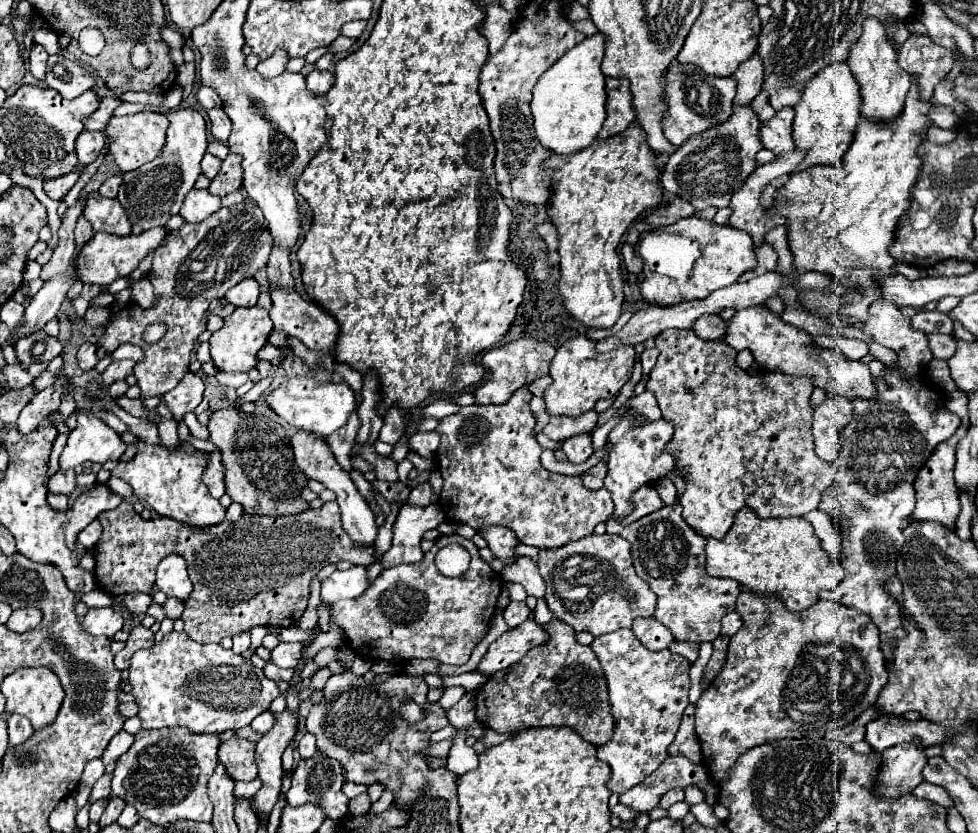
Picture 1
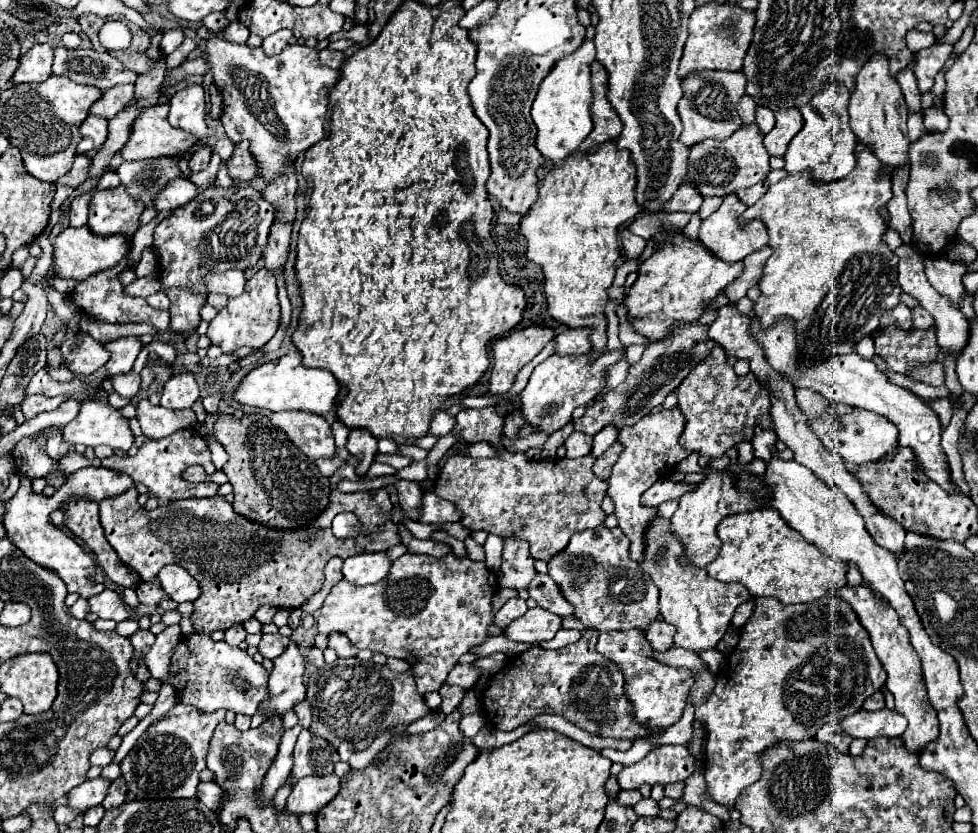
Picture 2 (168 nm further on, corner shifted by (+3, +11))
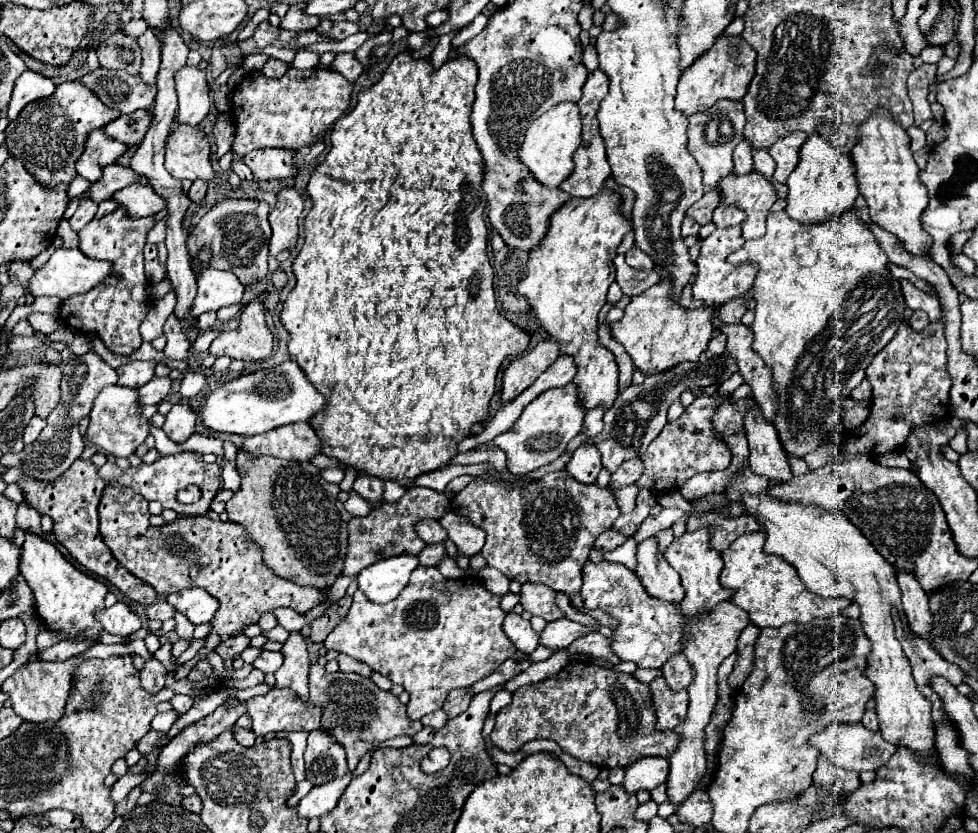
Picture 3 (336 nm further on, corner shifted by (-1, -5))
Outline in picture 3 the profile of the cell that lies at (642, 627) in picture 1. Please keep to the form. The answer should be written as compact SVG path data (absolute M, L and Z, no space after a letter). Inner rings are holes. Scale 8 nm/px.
M676 654L676 656L672 656L672 660L668 660L662 666L662 674L664 674L664 680L666 680L668 688L678 692L678 690L688 688L688 684L694 678L694 668L690 666L690 662L686 660L684 654Z

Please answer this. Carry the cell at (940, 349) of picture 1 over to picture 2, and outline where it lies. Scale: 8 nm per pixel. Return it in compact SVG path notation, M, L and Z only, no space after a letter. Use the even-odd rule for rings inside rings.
M916 306L916 308L912 310L912 318L914 318L914 328L916 328L916 330L928 330L928 328L934 328L932 316L930 316L922 306Z

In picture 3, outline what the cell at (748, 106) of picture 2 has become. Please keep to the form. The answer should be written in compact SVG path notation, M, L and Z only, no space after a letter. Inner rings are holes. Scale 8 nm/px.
M740 142L734 148L734 174L748 174L752 172L752 150L748 148L748 142Z

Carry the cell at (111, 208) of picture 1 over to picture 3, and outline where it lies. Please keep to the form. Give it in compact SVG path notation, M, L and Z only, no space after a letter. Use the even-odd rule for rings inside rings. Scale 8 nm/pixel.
M118 208L100 220L94 218L78 232L80 238L78 248L88 258L112 262L112 270L110 276L106 276L90 292L62 300L60 320L64 322L64 326L70 326L84 334L86 332L96 334L114 354L132 354L134 350L140 348L142 338L138 328L150 310L150 296L146 292L150 282L145 274L142 248L146 244L148 230L154 224L156 224L154 216L130 218L122 208Z

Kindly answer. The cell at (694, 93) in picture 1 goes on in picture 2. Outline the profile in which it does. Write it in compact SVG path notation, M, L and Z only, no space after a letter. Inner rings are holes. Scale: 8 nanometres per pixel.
M696 70L682 80L684 96L678 102L678 114L682 118L684 130L680 142L686 146L698 144L704 138L730 136L736 128L742 126L742 118L736 112L736 100L744 94L746 76L742 72L724 72L724 70Z

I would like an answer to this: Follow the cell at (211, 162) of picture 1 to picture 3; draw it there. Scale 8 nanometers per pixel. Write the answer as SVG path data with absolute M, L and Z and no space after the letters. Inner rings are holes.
M196 180L196 182L192 182L192 188L190 188L190 192L188 192L188 198L190 198L194 204L200 204L200 202L204 200L206 192L208 192L208 184L206 184L204 180Z

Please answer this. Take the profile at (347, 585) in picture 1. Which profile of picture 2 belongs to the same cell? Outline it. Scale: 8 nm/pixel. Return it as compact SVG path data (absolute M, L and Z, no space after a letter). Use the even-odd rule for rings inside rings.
M372 552L372 554L356 554L344 560L342 574L344 580L350 584L374 584L376 580L382 580L388 574L390 560L384 552Z

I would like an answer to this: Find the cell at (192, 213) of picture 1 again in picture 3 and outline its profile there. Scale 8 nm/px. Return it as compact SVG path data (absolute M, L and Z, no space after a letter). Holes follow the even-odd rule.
M130 184L128 188L114 192L112 200L116 200L116 204L124 208L130 218L154 216L164 208L164 200L160 200L148 184Z

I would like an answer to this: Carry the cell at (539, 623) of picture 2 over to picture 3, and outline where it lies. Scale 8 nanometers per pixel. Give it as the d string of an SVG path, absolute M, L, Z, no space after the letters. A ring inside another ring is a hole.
M562 618L562 620L550 622L550 624L546 626L546 630L540 634L540 644L562 650L562 648L568 648L574 640L584 638L584 636L590 634L590 632L598 632L598 628L584 626L584 624L580 624L580 622Z

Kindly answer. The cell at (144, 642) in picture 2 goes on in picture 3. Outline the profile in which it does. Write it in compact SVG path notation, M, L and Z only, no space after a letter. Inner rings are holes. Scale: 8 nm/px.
M156 658L146 660L146 666L140 672L140 680L146 692L158 694L166 686L166 668Z

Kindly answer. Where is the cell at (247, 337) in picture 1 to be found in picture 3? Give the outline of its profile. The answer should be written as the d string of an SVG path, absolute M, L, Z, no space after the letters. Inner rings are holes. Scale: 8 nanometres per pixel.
M266 292L260 294L254 302L250 302L240 316L240 326L232 332L222 332L212 344L210 344L210 354L214 356L230 356L230 358L238 358L238 360L264 360L272 354L274 342L272 342L272 332L266 326L266 308L264 308L264 300Z

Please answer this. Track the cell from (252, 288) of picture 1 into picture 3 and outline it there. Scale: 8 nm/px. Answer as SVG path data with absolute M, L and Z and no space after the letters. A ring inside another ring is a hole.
M202 268L196 276L198 280L198 296L192 306L192 316L198 318L202 312L218 310L222 306L232 306L242 300L244 286L232 272L216 270L216 268Z

